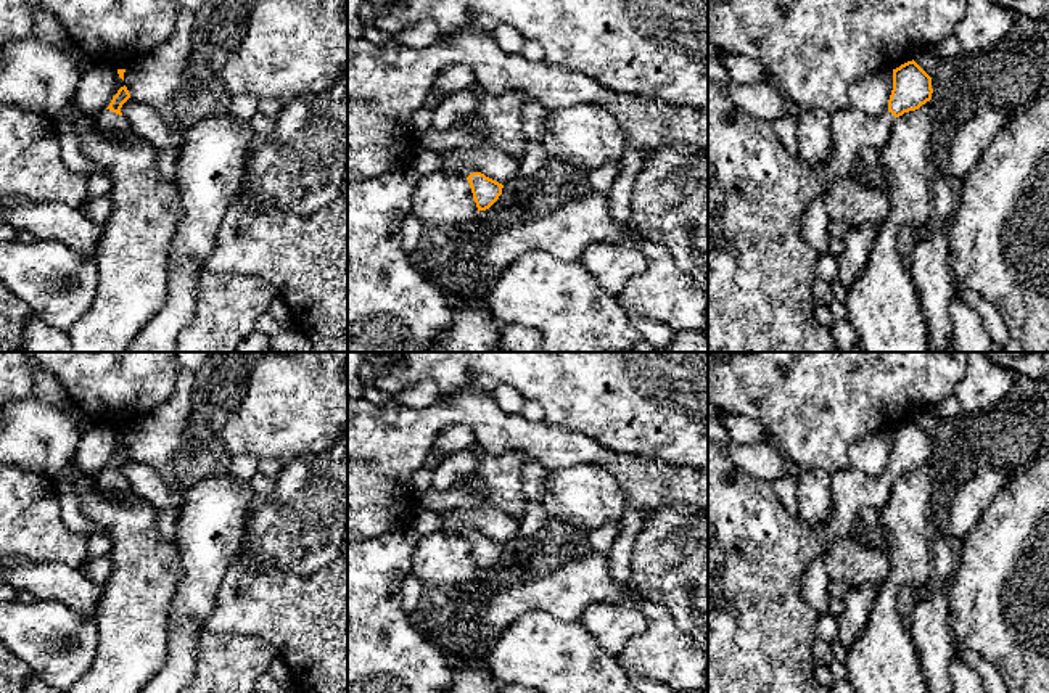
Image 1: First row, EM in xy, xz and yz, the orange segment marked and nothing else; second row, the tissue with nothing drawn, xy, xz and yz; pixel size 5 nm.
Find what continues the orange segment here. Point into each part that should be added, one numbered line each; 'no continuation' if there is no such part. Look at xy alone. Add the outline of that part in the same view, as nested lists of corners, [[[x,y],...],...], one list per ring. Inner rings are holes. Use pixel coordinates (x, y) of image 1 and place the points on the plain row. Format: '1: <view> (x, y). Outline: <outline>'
1: xy (116, 486). Outline: [[[103,470],[97,474],[97,486],[103,494],[113,498],[121,498],[132,494],[127,479],[109,470]]]

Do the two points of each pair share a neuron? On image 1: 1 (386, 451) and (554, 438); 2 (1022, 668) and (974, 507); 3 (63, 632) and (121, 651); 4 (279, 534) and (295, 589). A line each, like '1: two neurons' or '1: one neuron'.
1: one neuron
2: two neurons
3: two neurons
4: two neurons

